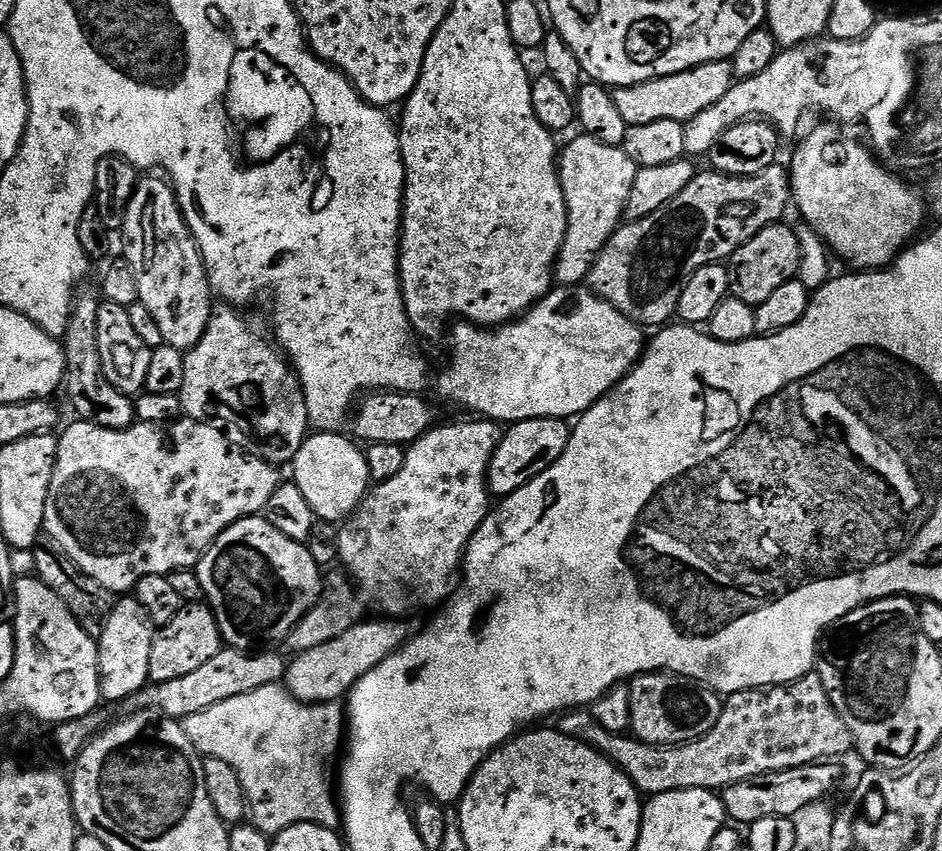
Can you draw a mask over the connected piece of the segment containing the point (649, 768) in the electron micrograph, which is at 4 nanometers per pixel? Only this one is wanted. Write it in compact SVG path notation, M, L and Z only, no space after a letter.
M816 670L792 684L731 693L723 701L714 730L689 744L647 744L631 734L602 730L588 710L569 710L559 720L559 731L599 750L627 774L637 792L648 798L670 790L723 790L762 774L832 762L854 748L850 730L834 710Z

